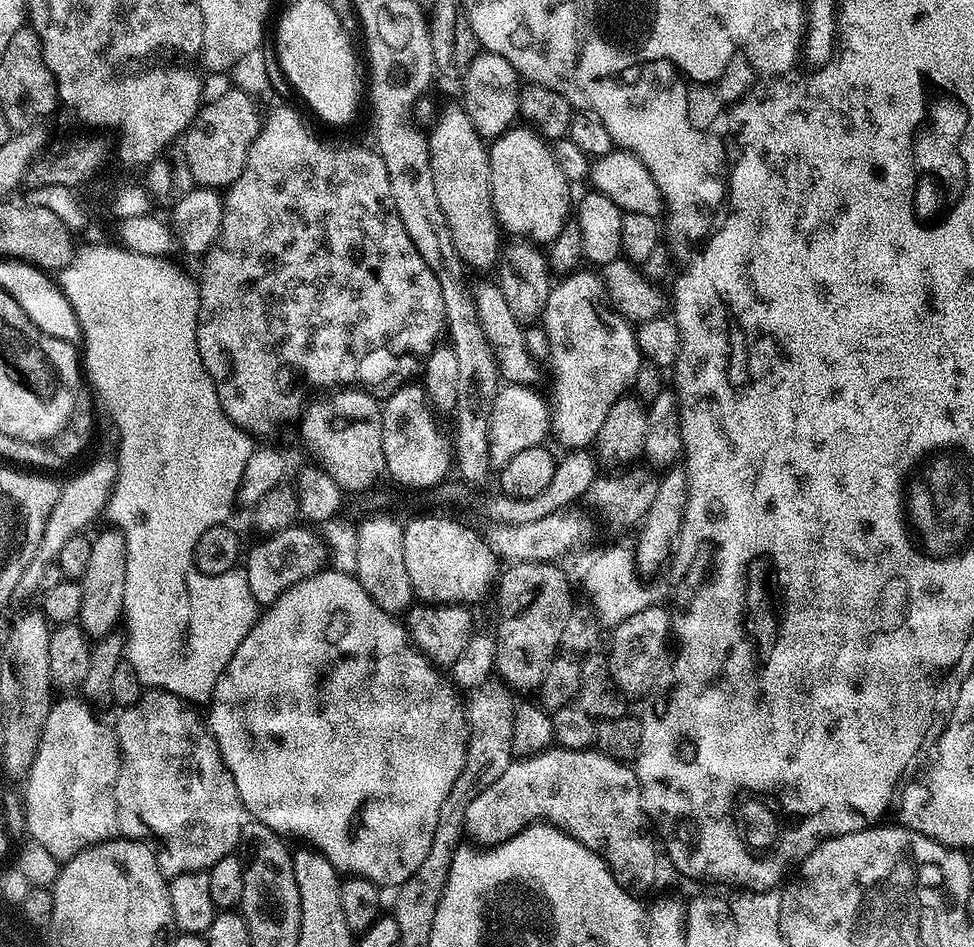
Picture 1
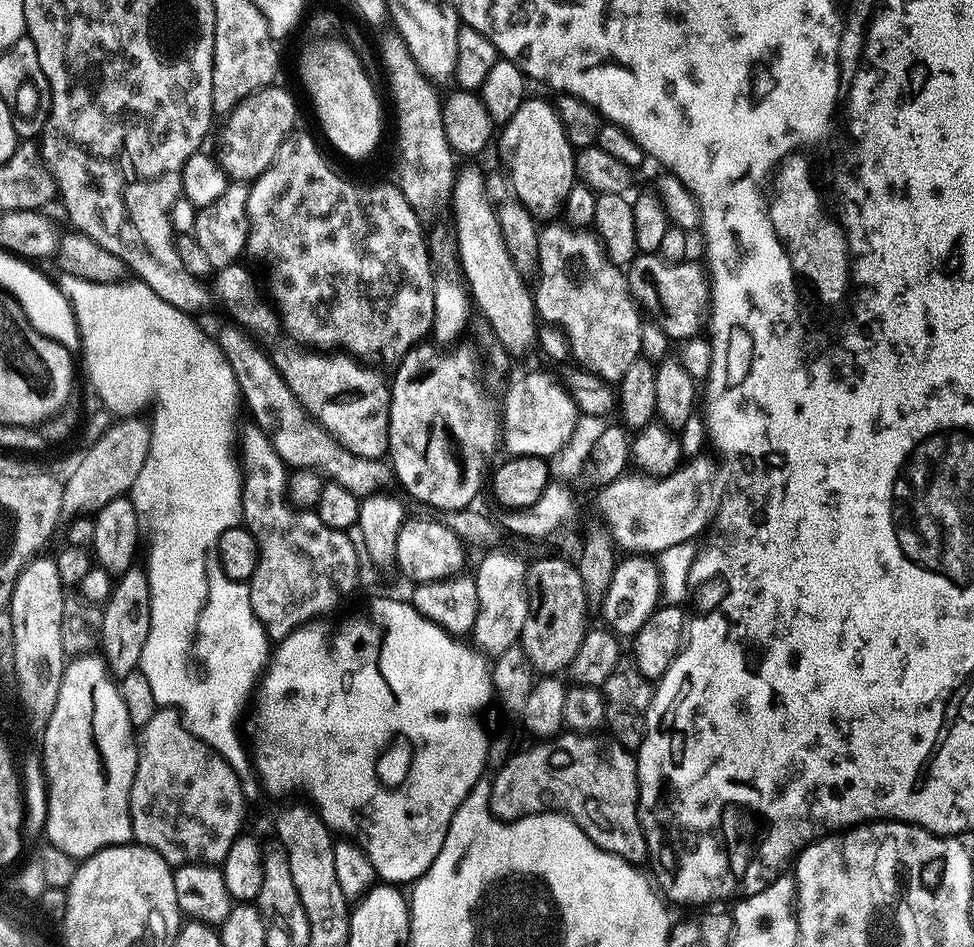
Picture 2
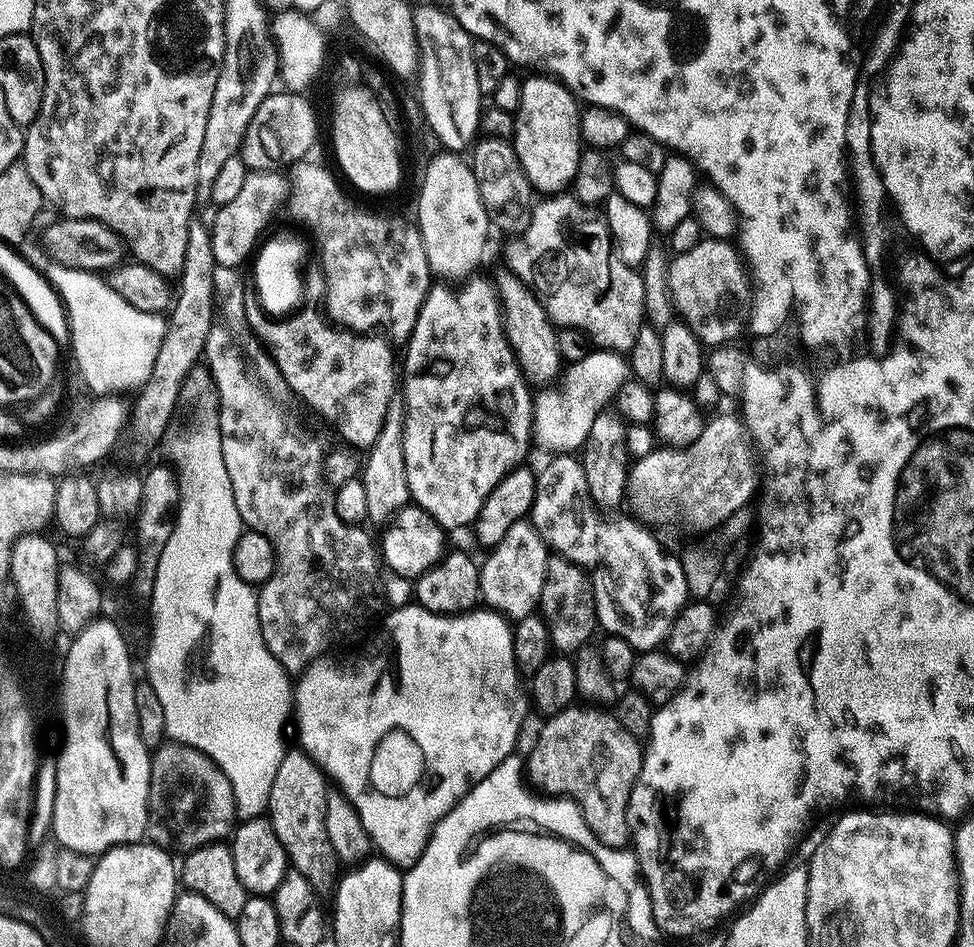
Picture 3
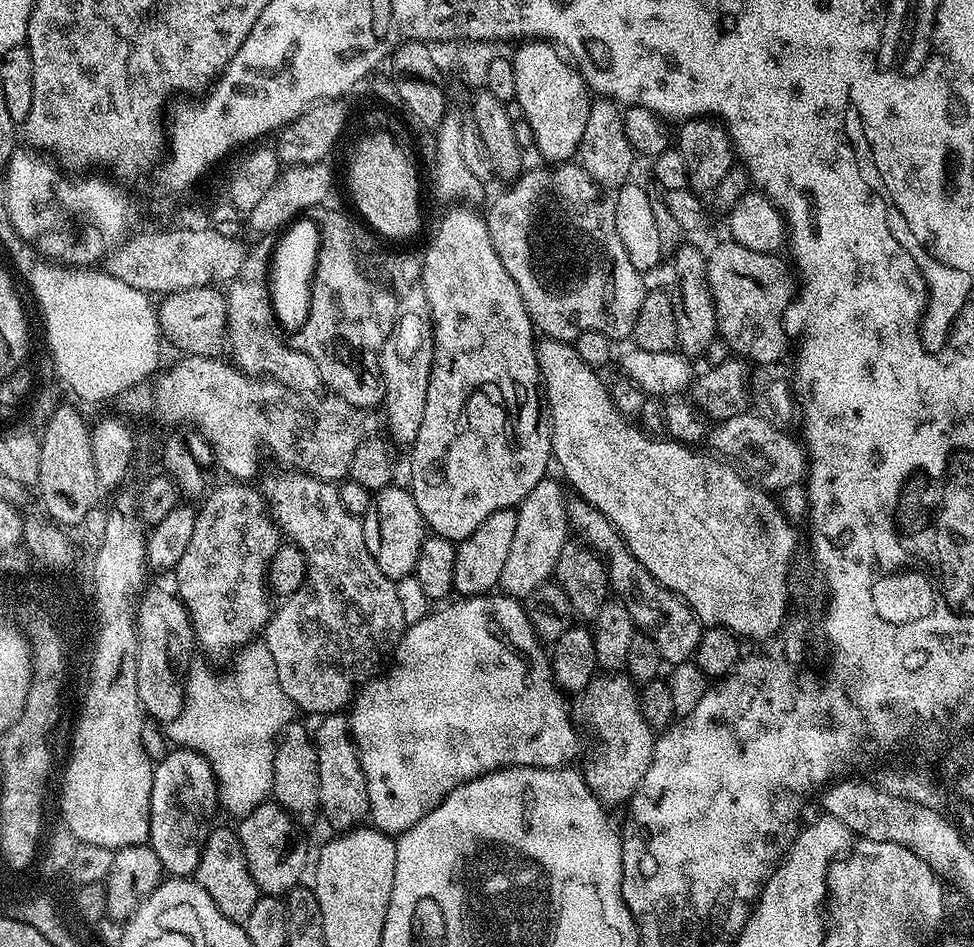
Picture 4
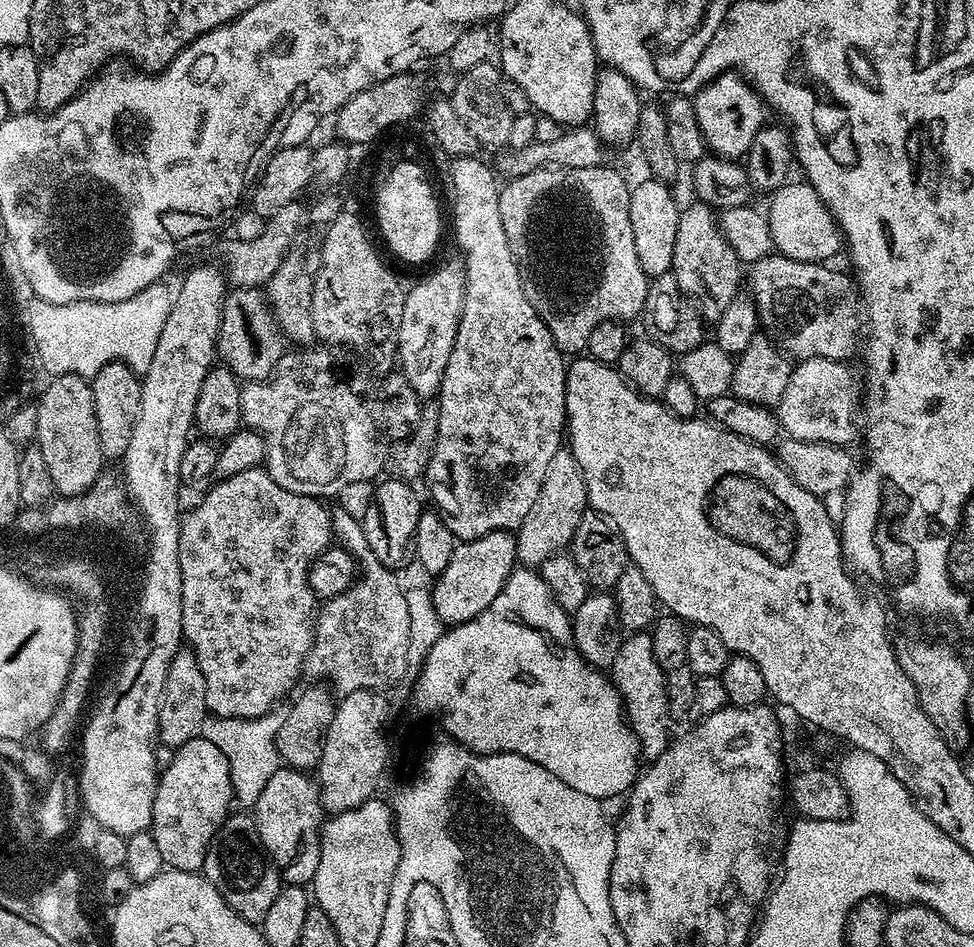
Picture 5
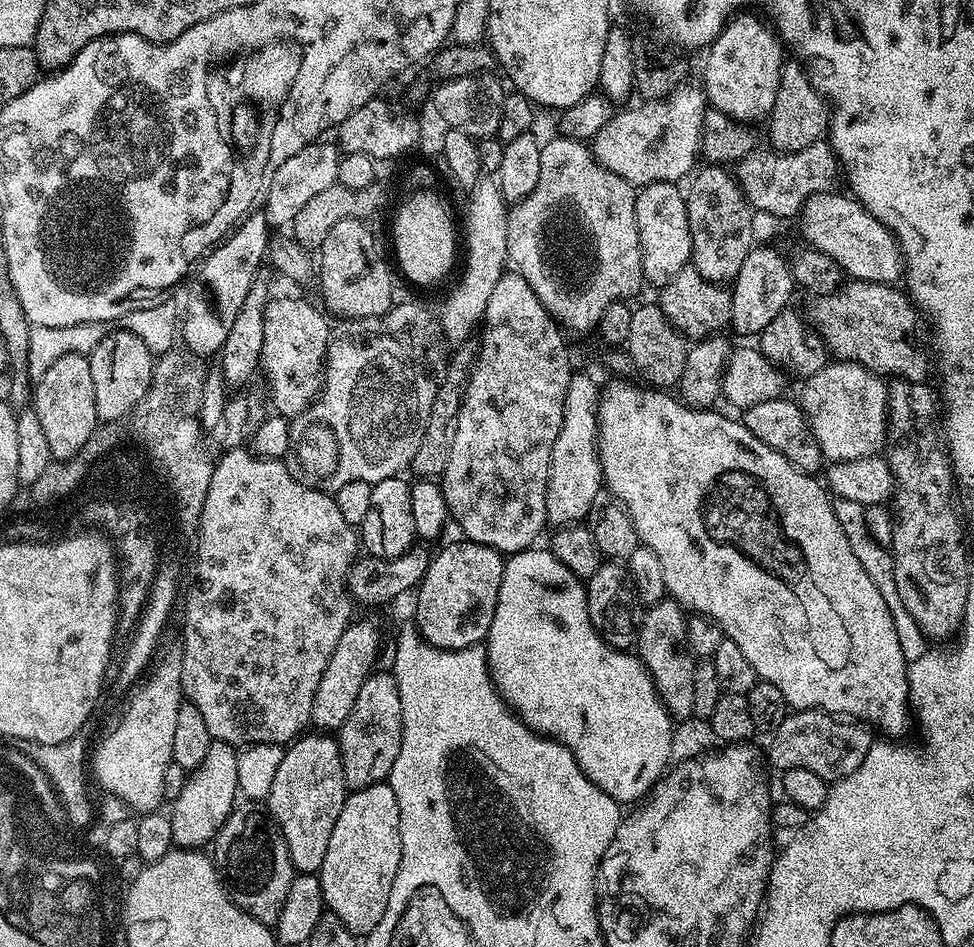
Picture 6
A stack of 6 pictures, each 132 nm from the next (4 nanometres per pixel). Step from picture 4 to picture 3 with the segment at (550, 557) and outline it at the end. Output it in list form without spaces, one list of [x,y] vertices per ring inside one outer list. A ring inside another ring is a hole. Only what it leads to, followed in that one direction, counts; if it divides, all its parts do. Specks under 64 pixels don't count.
[[[527,519],[514,522],[514,526],[506,530],[506,538],[502,538],[502,542],[498,542],[487,555],[480,564],[480,595],[483,603],[512,622],[533,615],[540,602],[550,559],[550,549],[535,528]]]

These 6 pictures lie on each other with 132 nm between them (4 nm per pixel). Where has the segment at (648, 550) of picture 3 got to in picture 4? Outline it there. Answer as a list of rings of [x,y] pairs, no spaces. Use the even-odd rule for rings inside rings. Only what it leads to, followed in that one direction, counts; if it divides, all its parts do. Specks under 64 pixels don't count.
[[[581,498],[568,501],[568,523],[571,531],[576,532],[583,543],[593,547],[606,561],[610,588],[619,599],[628,603],[630,616],[637,629],[647,630],[660,650],[660,655],[669,665],[691,661],[696,655],[696,647],[700,645],[702,625],[693,614],[692,608],[678,593],[657,582],[651,574],[634,558],[620,536],[620,531],[608,521],[594,506]]]

